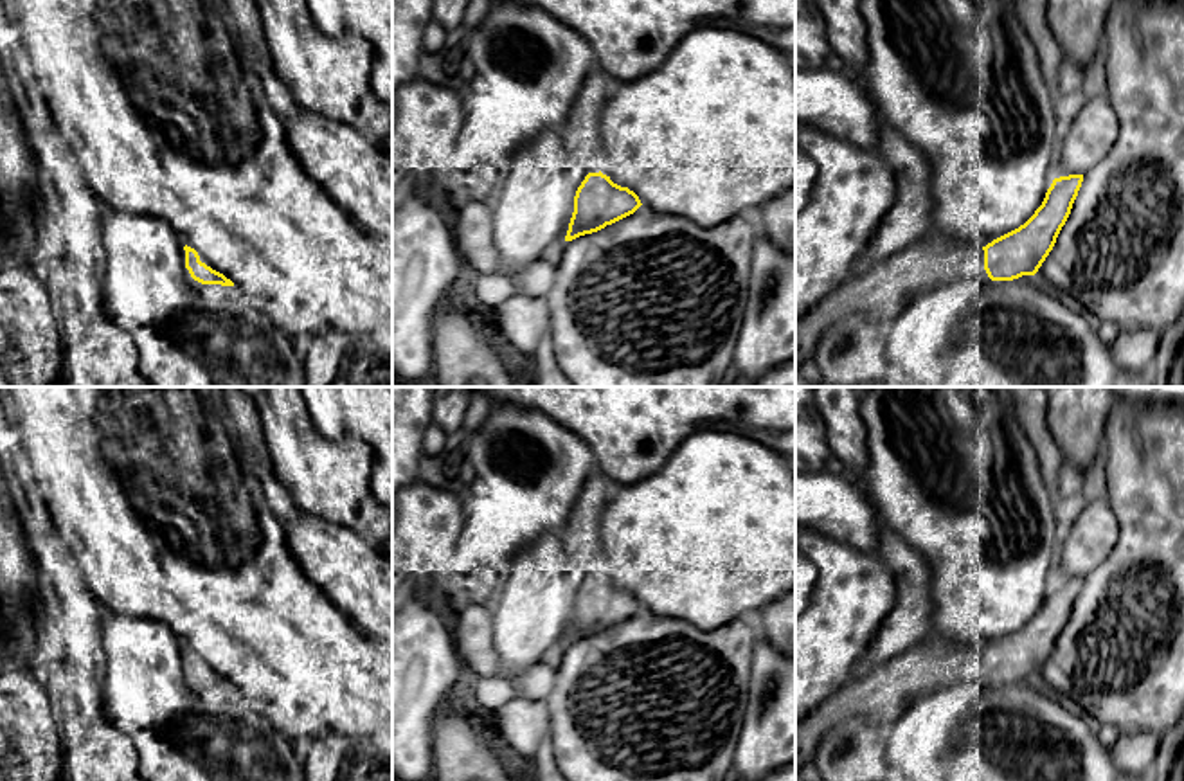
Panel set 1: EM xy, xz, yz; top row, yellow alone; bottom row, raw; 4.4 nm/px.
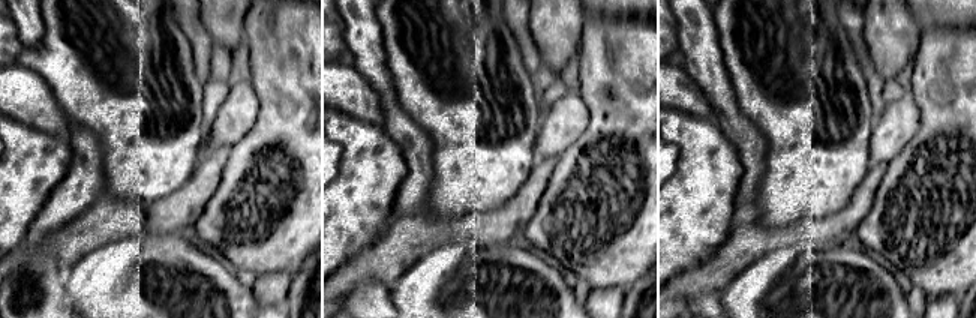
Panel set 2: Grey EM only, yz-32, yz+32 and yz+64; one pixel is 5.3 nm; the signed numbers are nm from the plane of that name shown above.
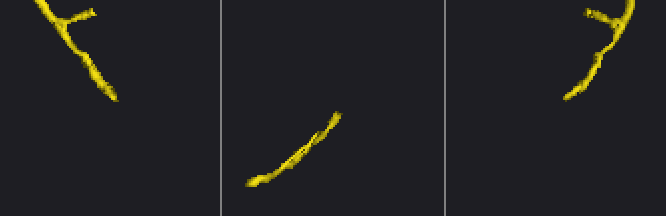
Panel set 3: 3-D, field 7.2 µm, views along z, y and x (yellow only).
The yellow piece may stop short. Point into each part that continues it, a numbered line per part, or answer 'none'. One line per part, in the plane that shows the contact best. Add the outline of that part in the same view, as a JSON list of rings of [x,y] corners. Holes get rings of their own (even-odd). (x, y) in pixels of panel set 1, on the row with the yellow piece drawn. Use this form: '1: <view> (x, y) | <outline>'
1: yz (884, 290) | [[[925,234],[830,293],[795,322],[795,374],[801,364],[812,362],[828,328],[855,320],[858,313],[869,315],[876,324],[896,319],[921,293],[957,279],[977,277],[982,268],[982,247]]]

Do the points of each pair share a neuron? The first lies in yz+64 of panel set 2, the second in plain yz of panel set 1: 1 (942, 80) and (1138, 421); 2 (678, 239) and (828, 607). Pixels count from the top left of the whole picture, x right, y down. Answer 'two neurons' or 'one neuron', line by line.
1: one neuron
2: one neuron

